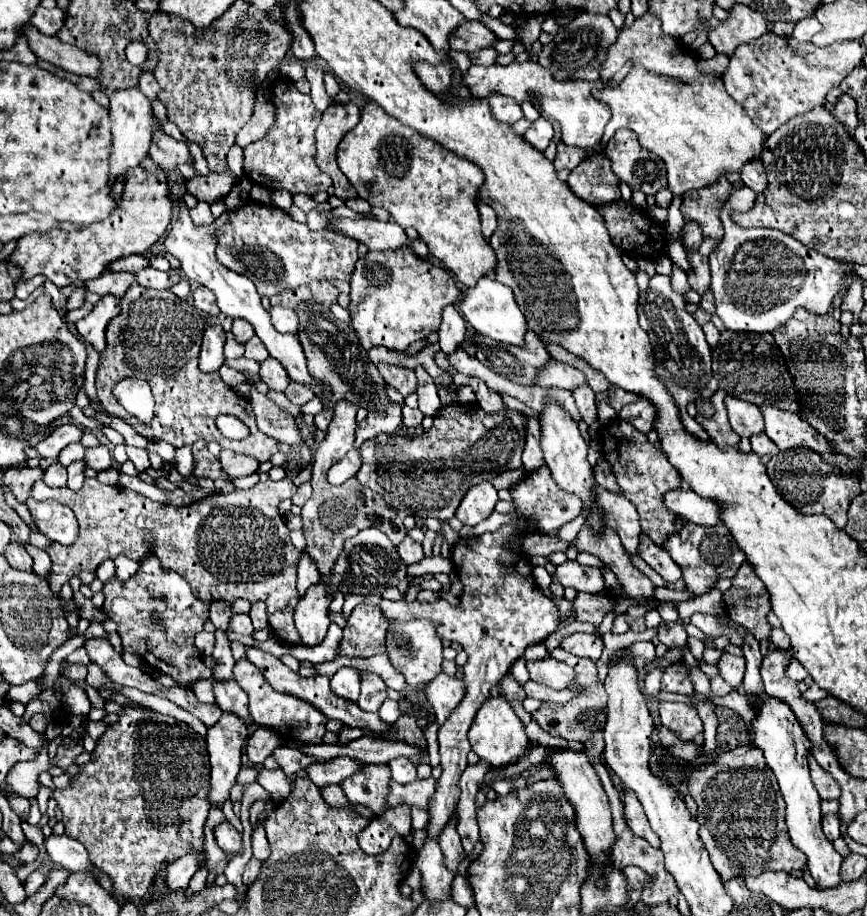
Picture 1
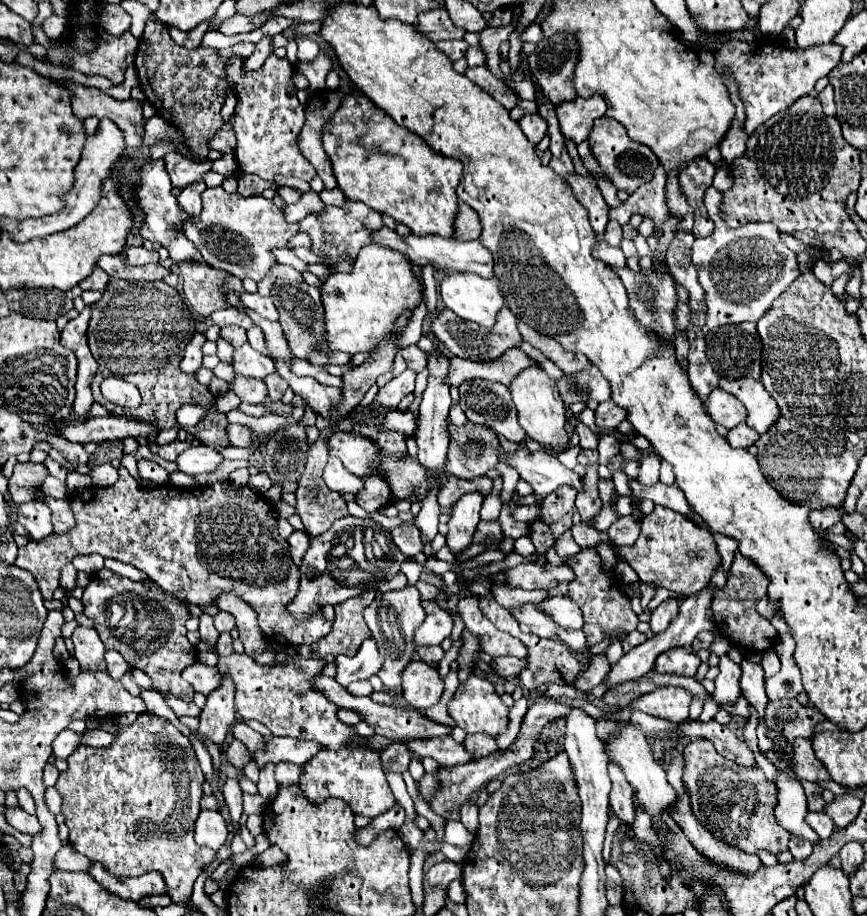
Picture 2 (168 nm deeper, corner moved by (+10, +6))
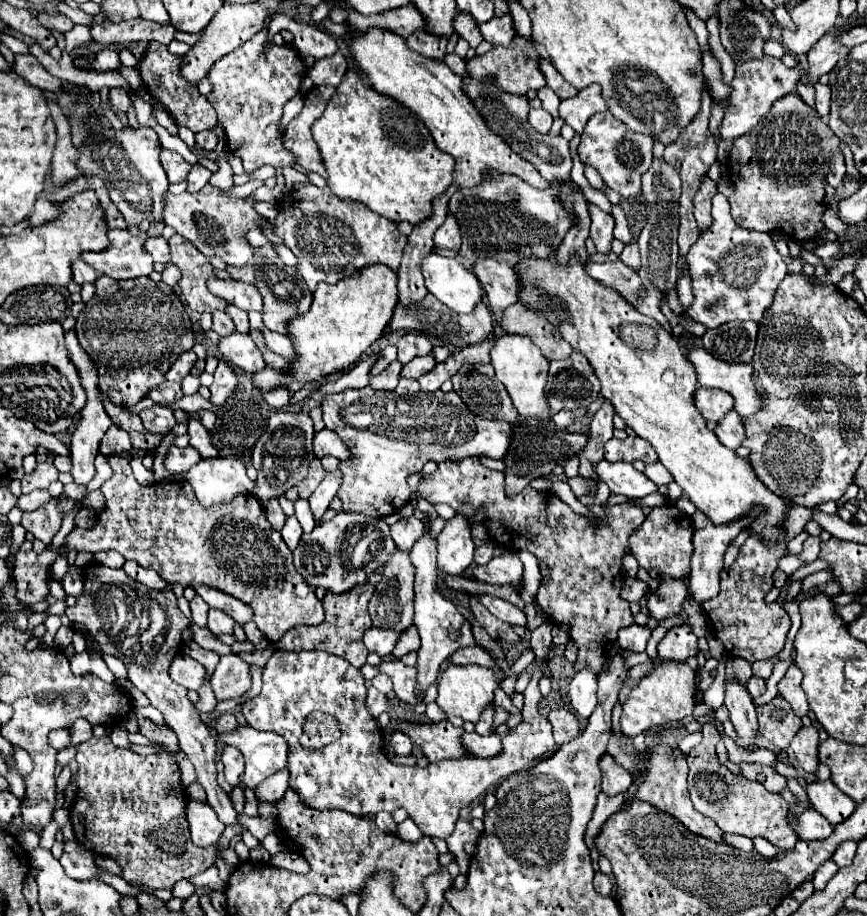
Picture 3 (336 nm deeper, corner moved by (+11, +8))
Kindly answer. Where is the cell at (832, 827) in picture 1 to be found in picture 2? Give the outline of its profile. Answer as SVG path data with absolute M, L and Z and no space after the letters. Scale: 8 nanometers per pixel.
M811 811L807 815L807 823L815 829L815 833L821 837L821 839L829 839L831 833L833 833L833 821L827 813L819 813L819 811Z

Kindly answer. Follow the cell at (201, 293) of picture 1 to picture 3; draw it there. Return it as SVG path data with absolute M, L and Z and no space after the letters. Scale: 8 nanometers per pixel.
M174 235L170 239L170 255L182 271L182 279L178 285L186 305L192 311L212 313L228 305L224 299L214 297L208 291L206 279L212 275L210 259L206 259L206 255L202 255L188 239L182 239L182 235Z

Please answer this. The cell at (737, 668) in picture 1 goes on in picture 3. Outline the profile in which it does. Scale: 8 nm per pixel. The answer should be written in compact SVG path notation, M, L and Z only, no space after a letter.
M726 681L726 699L724 699L730 721L736 731L736 745L740 749L756 747L756 735L758 735L758 717L756 707L752 703L750 693L746 687L742 687L736 681Z

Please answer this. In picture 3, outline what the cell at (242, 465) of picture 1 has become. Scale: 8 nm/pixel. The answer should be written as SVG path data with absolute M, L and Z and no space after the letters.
M170 447L166 457L164 457L164 465L166 469L176 475L176 473L186 473L190 471L192 465L196 465L200 461L200 455L196 449L192 447L184 447L184 449L178 449L178 447Z

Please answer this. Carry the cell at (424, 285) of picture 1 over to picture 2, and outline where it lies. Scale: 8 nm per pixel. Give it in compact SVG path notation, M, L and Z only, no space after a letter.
M367 245L359 251L351 273L333 273L321 289L321 299L325 307L325 343L331 351L345 353L367 353L375 349L391 325L407 313L415 311L423 301L423 281L411 271L411 261L399 251Z

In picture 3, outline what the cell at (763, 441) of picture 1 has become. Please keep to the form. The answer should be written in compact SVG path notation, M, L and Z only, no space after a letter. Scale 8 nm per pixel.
M728 411L716 425L714 429L716 437L720 439L720 443L728 449L738 449L742 445L742 437L744 437L744 425L742 419L736 411Z

